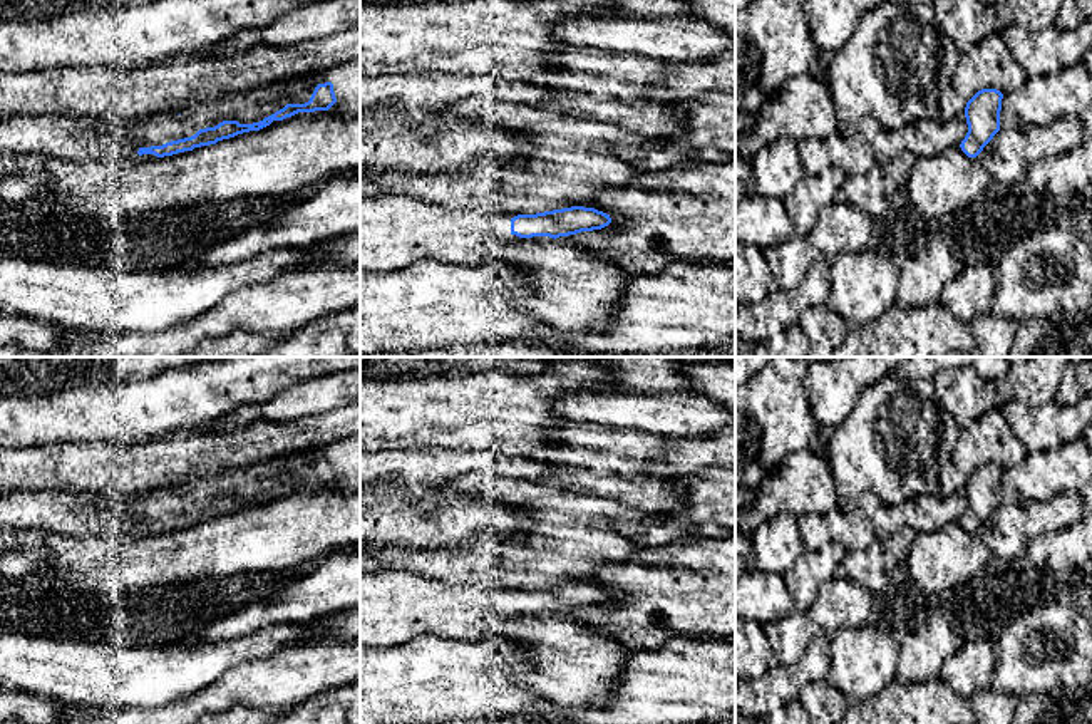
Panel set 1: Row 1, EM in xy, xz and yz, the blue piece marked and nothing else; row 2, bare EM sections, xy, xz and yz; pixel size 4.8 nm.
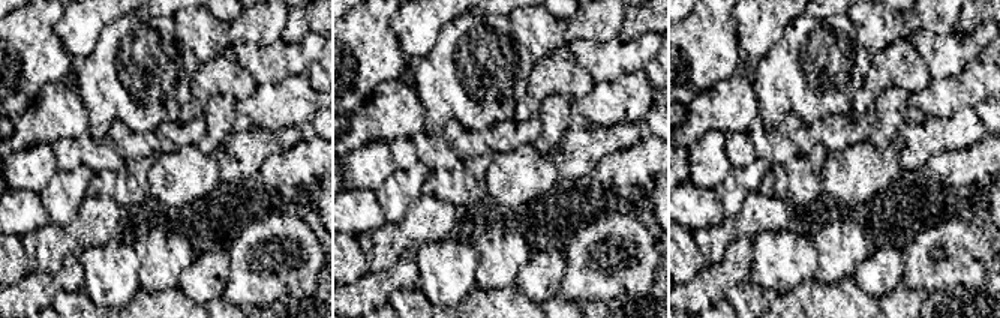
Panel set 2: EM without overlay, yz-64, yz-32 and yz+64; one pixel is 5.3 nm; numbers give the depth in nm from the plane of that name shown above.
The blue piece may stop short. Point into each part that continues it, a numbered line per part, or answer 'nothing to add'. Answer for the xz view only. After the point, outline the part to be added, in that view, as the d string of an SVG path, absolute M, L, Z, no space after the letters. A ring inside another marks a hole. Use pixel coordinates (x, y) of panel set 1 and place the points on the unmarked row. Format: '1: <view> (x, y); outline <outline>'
1: xz (396, 607); outline M410 571L360 573L360 645L385 649L422 635L476 639L489 617L511 617L511 588L452 585Z

